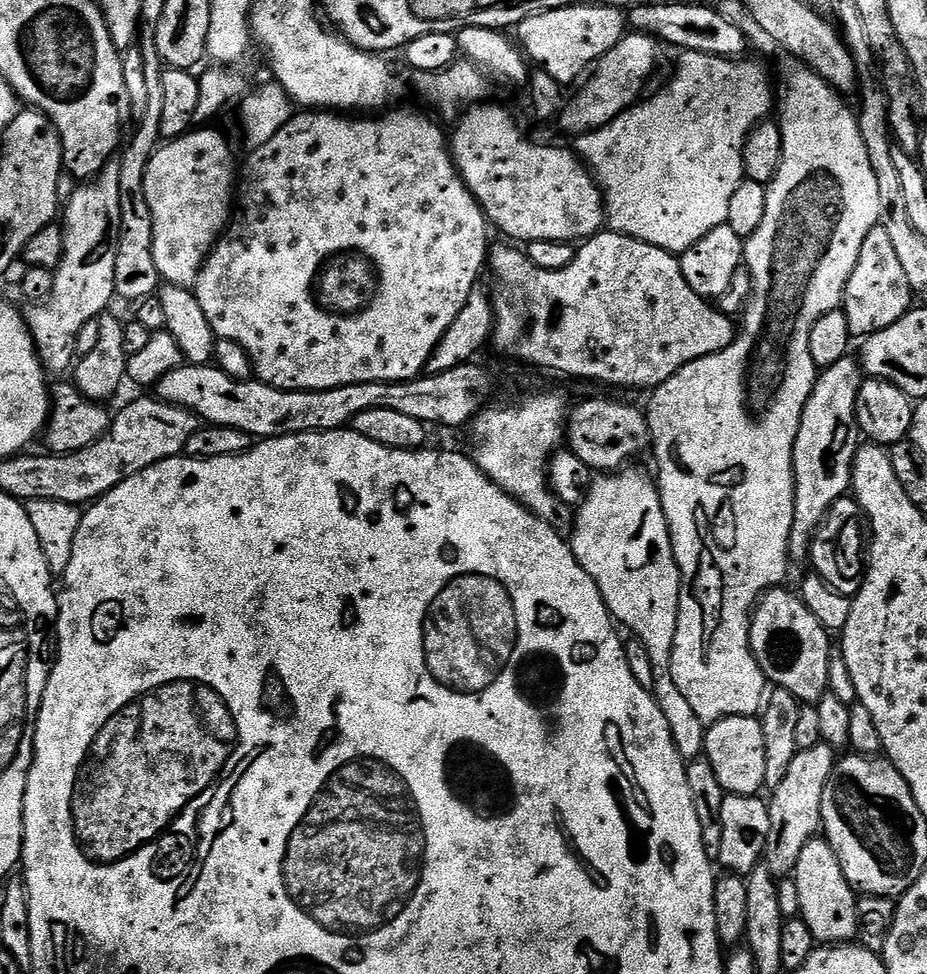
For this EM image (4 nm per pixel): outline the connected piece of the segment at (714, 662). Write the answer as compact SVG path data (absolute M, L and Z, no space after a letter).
M784 58L780 64L780 80L784 89L778 92L778 123L782 134L782 162L778 166L778 174L771 184L767 185L766 218L762 218L762 226L747 237L744 245L744 264L752 279L752 295L748 297L748 305L744 307L742 319L739 321L735 340L722 351L710 354L706 358L698 358L682 370L678 370L666 382L662 382L651 393L652 401L646 407L648 418L648 435L650 448L656 451L656 472L660 475L658 487L662 510L666 514L668 533L672 539L672 549L676 565L680 571L680 605L678 606L678 626L674 638L674 654L672 655L672 677L682 690L686 702L694 706L694 714L711 726L727 716L756 716L766 700L766 681L758 662L748 644L750 638L750 622L752 609L757 600L770 588L783 585L784 575L790 569L788 559L788 539L794 522L794 474L792 473L792 451L794 438L798 438L798 426L802 422L802 410L806 410L806 402L816 385L818 369L810 354L810 330L814 330L814 322L827 312L837 311L844 303L844 291L850 282L850 274L854 274L854 266L858 262L858 254L862 254L862 242L866 242L866 234L874 230L880 223L878 183L870 166L870 157L859 133L857 113L844 105L845 97L824 81L812 68L806 67L795 58Z

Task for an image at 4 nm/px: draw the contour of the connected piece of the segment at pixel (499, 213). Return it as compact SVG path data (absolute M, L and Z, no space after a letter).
M477 106L459 117L460 125L450 136L450 155L456 171L472 191L472 197L493 225L496 224L512 242L530 240L562 240L583 242L605 227L604 198L591 172L578 159L575 151L564 148L543 148L520 137L512 116L504 108Z

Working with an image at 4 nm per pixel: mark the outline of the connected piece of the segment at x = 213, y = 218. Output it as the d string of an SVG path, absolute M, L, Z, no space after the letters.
M204 126L199 130L189 130L185 136L167 141L157 148L146 169L146 198L150 202L150 214L154 222L154 266L158 266L161 281L173 284L176 288L191 289L195 285L200 271L204 269L204 261L216 247L234 212L232 148L210 129Z

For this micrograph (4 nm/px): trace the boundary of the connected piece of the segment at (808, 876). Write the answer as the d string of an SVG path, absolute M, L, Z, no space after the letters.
M814 838L806 842L796 863L794 879L798 886L799 919L810 926L810 934L814 934L814 938L824 946L855 941L858 930L858 893L846 882L846 874L842 874L842 866L827 840Z

